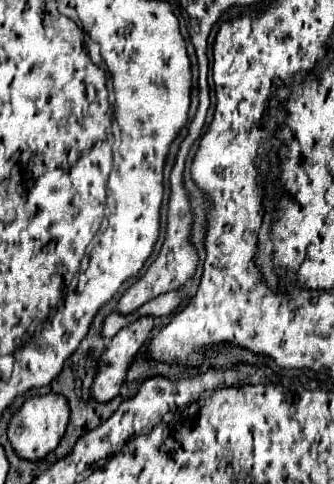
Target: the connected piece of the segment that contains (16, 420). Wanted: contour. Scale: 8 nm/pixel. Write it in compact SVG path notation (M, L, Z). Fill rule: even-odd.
M48 394L48 396L34 396L30 400L24 402L22 410L18 410L14 414L14 418L8 424L8 440L14 446L16 454L20 458L26 460L40 460L46 454L50 454L52 450L56 450L56 446L60 444L64 432L66 432L66 424L70 420L70 408L64 396L60 394Z

